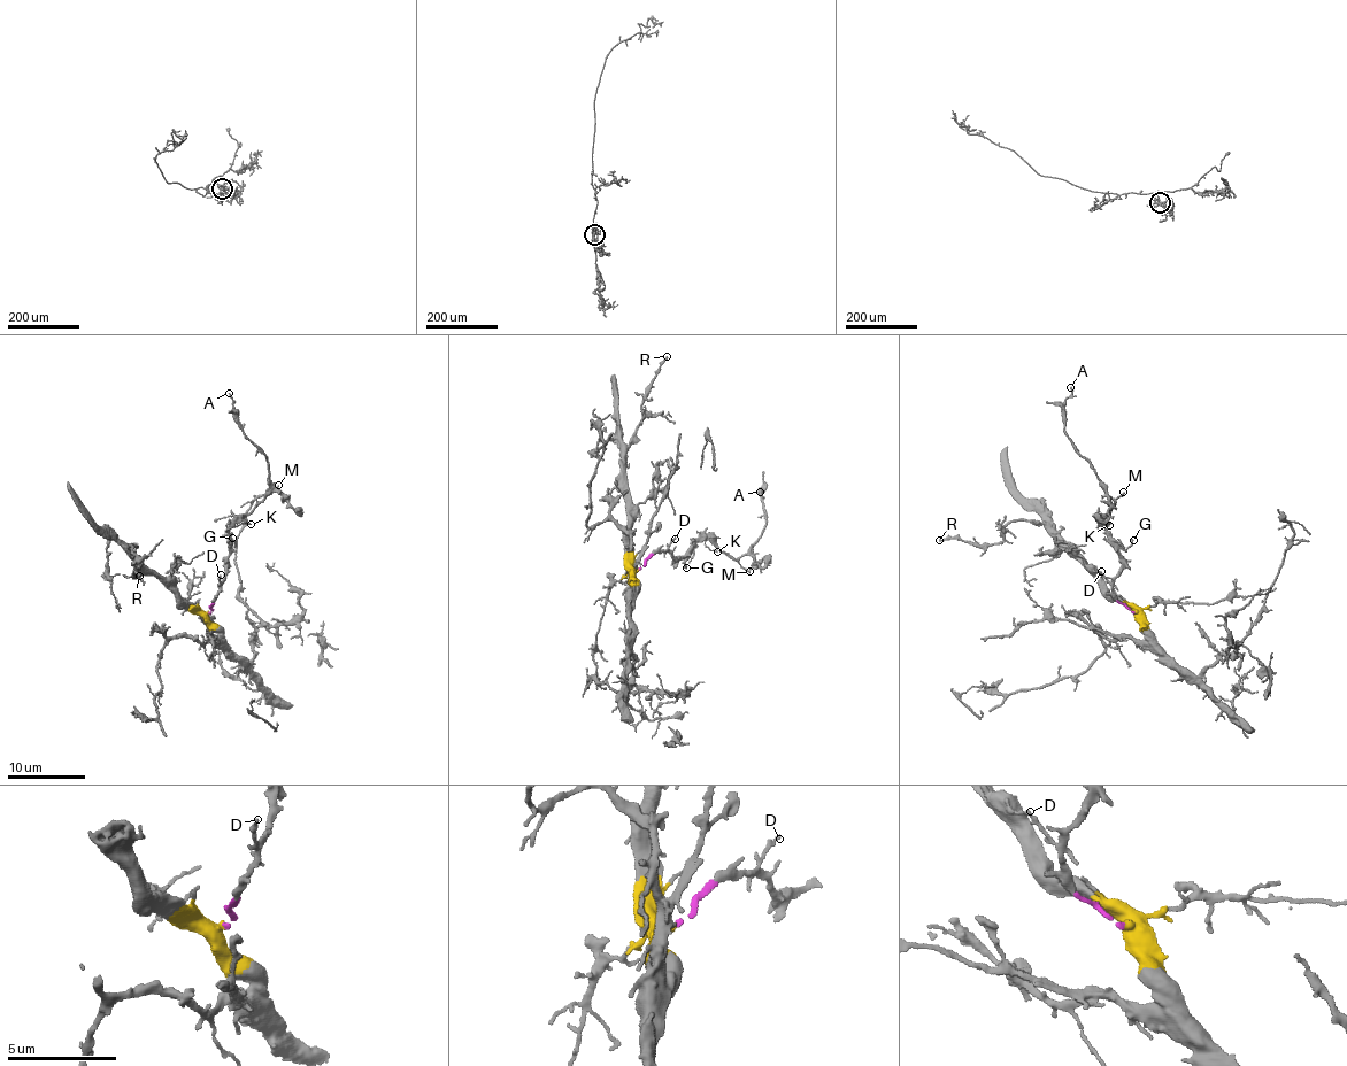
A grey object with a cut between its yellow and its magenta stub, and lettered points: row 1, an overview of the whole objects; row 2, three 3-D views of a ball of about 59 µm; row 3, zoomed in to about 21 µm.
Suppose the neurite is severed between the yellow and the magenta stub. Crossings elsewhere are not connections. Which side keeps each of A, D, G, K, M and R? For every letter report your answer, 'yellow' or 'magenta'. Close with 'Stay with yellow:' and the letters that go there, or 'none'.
A: magenta
D: magenta
G: magenta
K: magenta
M: magenta
R: yellow
Stay with yellow: R

